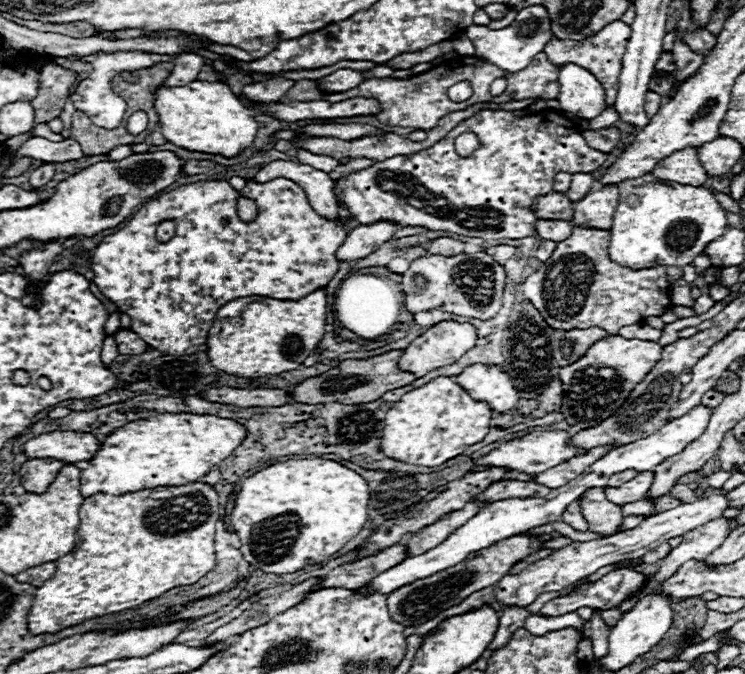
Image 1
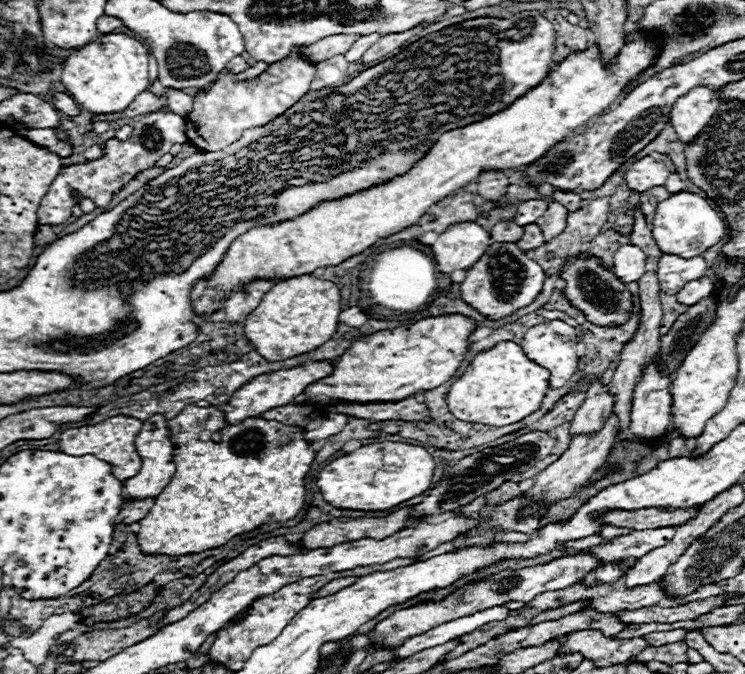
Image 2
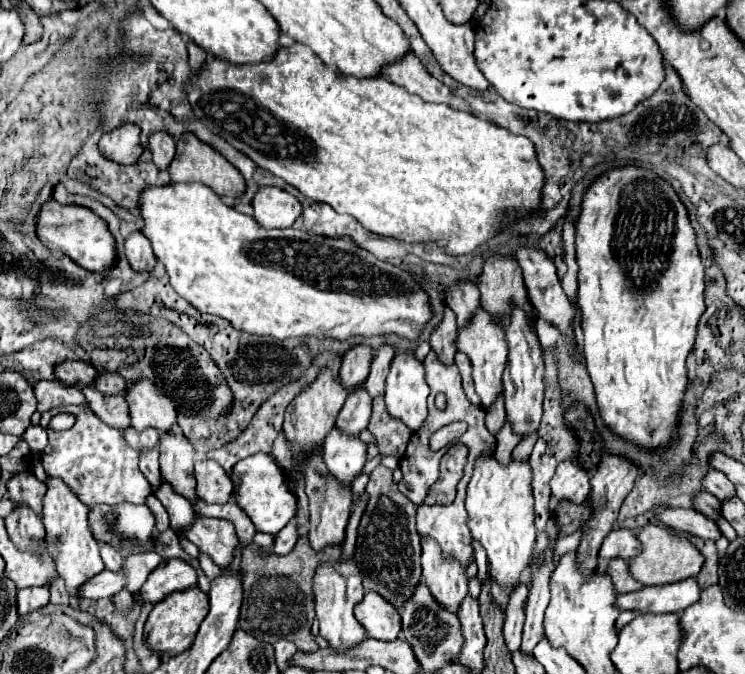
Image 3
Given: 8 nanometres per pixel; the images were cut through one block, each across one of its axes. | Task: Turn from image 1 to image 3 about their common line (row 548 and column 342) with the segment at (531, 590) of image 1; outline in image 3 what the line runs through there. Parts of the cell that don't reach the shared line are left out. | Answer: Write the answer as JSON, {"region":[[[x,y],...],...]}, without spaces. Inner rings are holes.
{"region":[[[348,558],[348,560],[334,560],[332,564],[330,562],[324,562],[318,566],[318,572],[314,576],[314,604],[316,604],[316,618],[320,620],[320,634],[330,642],[332,648],[336,648],[338,652],[344,652],[352,646],[356,646],[358,642],[362,642],[366,638],[366,632],[362,628],[362,624],[354,618],[354,606],[358,606],[362,602],[362,596],[364,596],[364,588],[362,588],[362,574],[360,574],[360,568],[356,566],[356,560],[354,558]]]}

